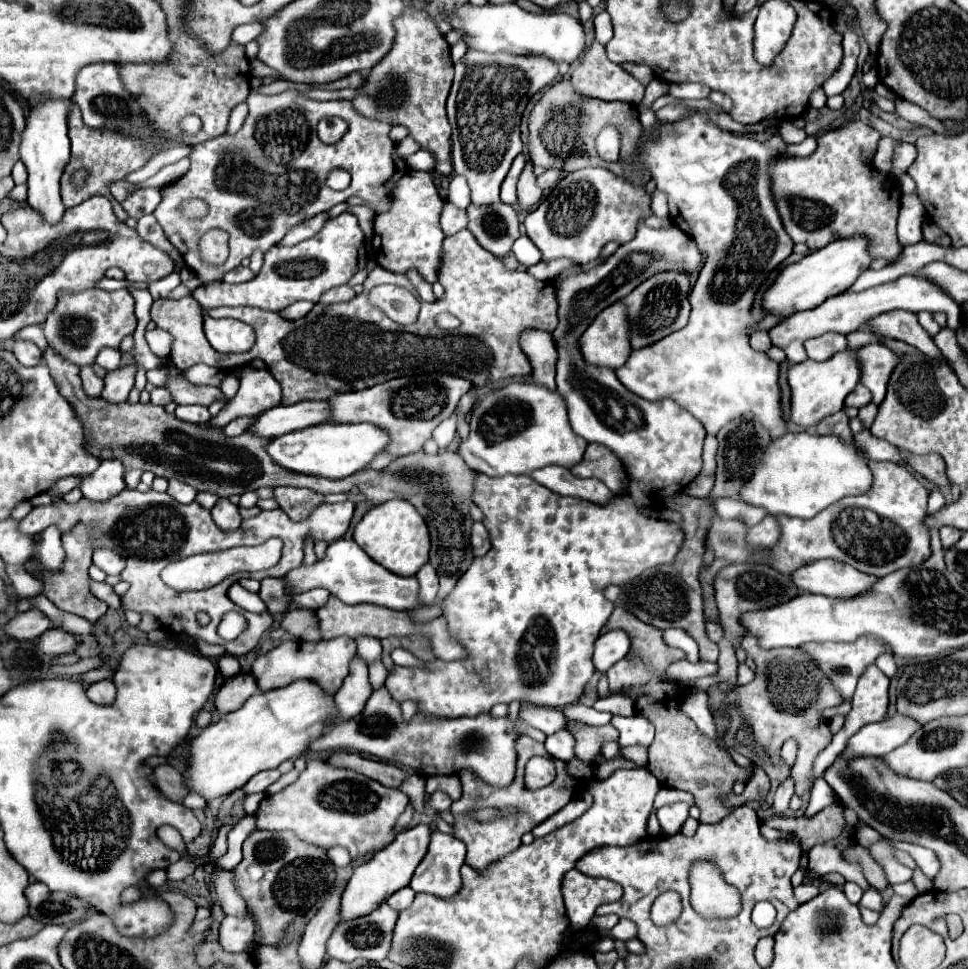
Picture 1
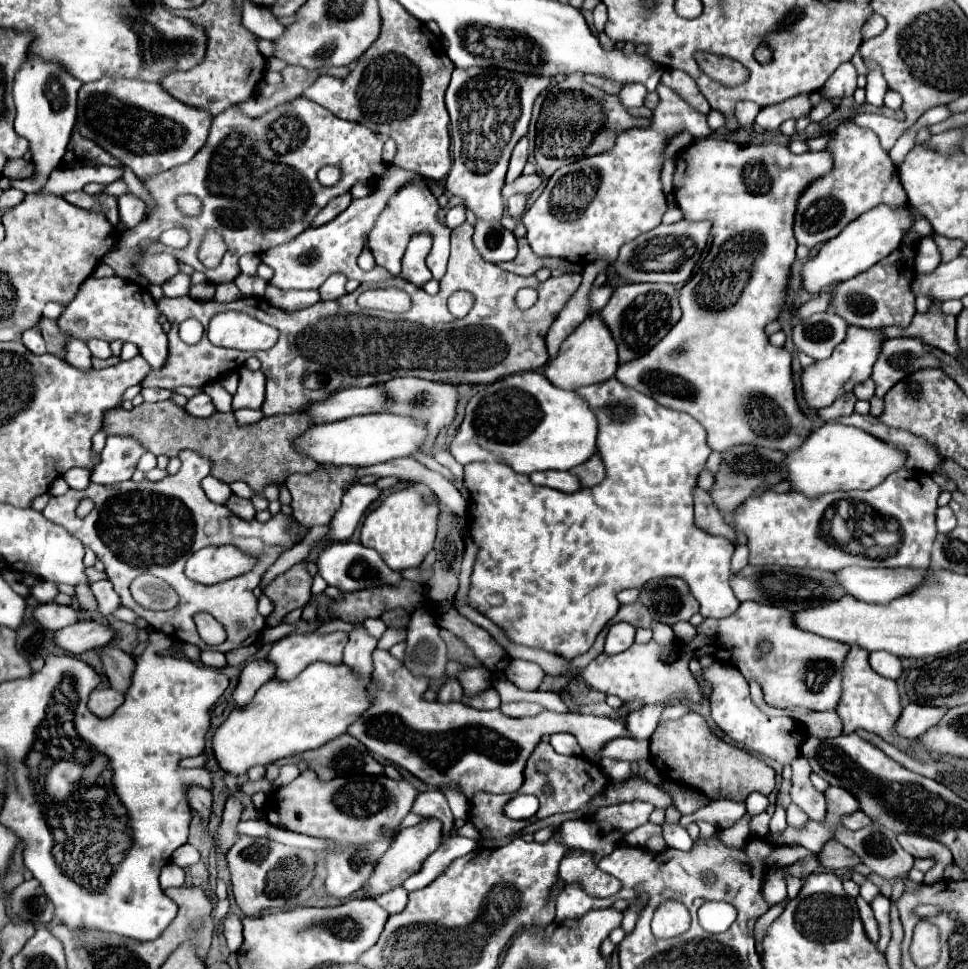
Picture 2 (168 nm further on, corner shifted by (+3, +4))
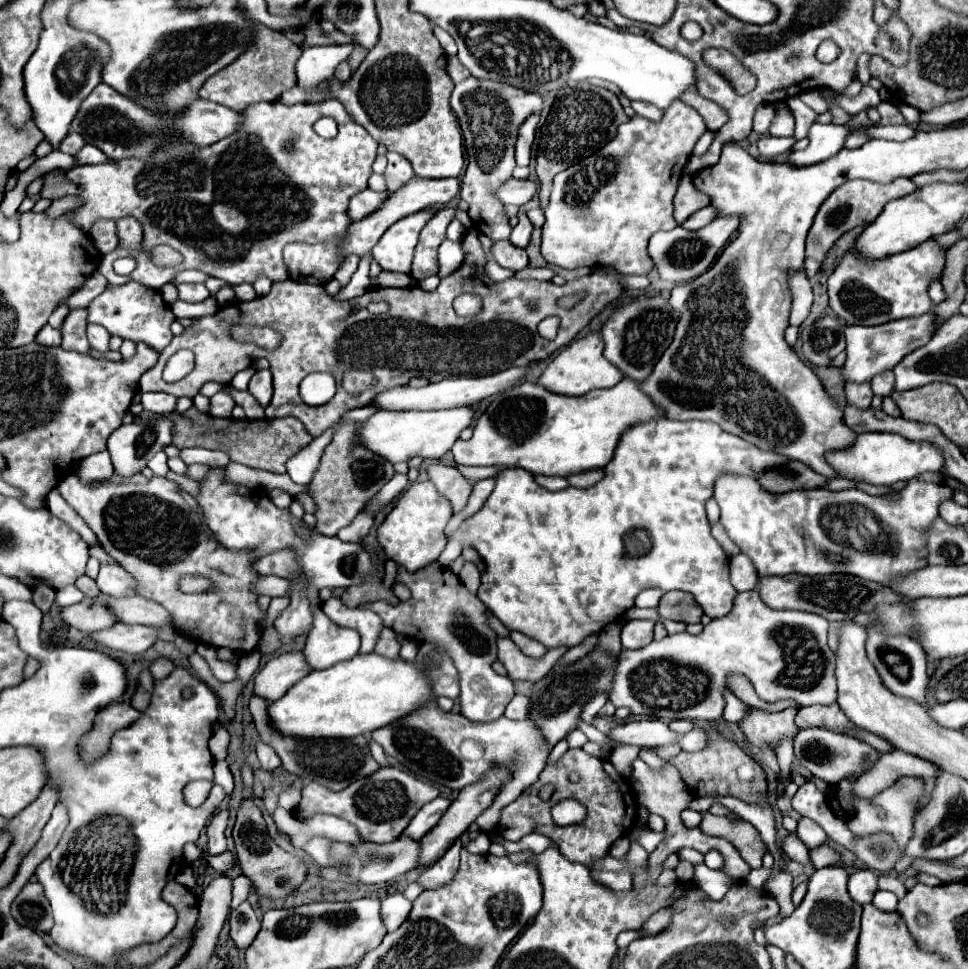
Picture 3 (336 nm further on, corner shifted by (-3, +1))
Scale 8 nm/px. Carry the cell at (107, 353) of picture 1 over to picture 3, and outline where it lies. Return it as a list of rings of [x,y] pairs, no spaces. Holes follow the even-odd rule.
[[[88,324],[86,332],[88,332],[88,342],[90,342],[90,348],[94,348],[94,350],[98,350],[98,352],[106,352],[106,350],[108,350],[108,340],[110,340],[110,334],[108,334],[108,330],[104,330],[104,326]]]

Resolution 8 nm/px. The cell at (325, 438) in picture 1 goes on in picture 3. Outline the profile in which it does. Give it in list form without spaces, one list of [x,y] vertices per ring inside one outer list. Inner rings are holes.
[[[460,406],[460,408],[448,408],[448,410],[400,410],[400,412],[392,412],[392,410],[380,410],[376,412],[372,418],[368,418],[362,426],[360,426],[360,442],[384,456],[390,462],[404,462],[410,460],[414,456],[422,456],[422,458],[442,458],[452,444],[458,440],[460,432],[464,428],[470,426],[472,418],[474,418],[474,408],[472,406]]]

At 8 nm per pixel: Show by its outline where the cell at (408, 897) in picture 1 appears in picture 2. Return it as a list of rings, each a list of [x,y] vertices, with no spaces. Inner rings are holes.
[[[396,887],[396,889],[380,895],[376,901],[392,915],[392,913],[398,913],[398,911],[402,911],[406,907],[406,903],[408,903],[408,891],[404,887]]]

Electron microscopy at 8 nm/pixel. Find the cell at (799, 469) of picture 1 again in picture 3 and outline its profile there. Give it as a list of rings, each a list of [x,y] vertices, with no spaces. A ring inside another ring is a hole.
[[[888,432],[858,434],[852,448],[830,452],[826,454],[826,458],[842,478],[854,482],[880,484],[880,486],[882,484],[890,486],[900,480],[910,480],[922,472],[940,472],[944,468],[944,456],[940,454],[938,446],[932,446],[930,442],[914,442],[902,438],[900,434],[888,434]]]

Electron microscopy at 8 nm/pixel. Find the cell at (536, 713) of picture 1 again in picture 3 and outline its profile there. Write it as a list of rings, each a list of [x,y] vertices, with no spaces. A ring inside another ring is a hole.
[[[516,694],[512,702],[508,704],[504,716],[510,720],[526,720],[528,718],[528,698],[522,694]]]

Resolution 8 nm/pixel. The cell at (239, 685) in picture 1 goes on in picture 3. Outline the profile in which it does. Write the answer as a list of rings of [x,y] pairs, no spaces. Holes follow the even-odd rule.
[[[300,650],[280,654],[268,660],[266,666],[256,674],[254,694],[268,698],[268,702],[274,702],[310,672],[312,668],[304,662],[304,654]]]

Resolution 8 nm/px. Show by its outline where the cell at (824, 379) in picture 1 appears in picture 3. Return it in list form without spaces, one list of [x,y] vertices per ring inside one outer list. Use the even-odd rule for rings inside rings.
[[[932,312],[916,316],[916,318],[904,318],[904,320],[892,320],[880,326],[848,326],[846,328],[846,352],[848,358],[842,366],[844,380],[854,382],[870,382],[876,374],[884,370],[892,370],[904,356],[918,350],[920,346],[928,344],[932,334],[938,330],[940,322]]]

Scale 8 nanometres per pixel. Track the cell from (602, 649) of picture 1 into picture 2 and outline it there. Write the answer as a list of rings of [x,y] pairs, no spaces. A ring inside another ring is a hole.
[[[614,623],[606,635],[604,653],[616,655],[616,653],[626,651],[634,643],[634,633],[636,633],[636,629],[630,623]]]

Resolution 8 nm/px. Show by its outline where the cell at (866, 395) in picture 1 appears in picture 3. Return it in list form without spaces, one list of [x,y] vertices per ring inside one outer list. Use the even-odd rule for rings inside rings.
[[[886,370],[884,374],[876,374],[876,378],[872,378],[872,390],[874,390],[874,394],[890,396],[892,390],[894,390],[894,374],[892,374],[892,370]]]

